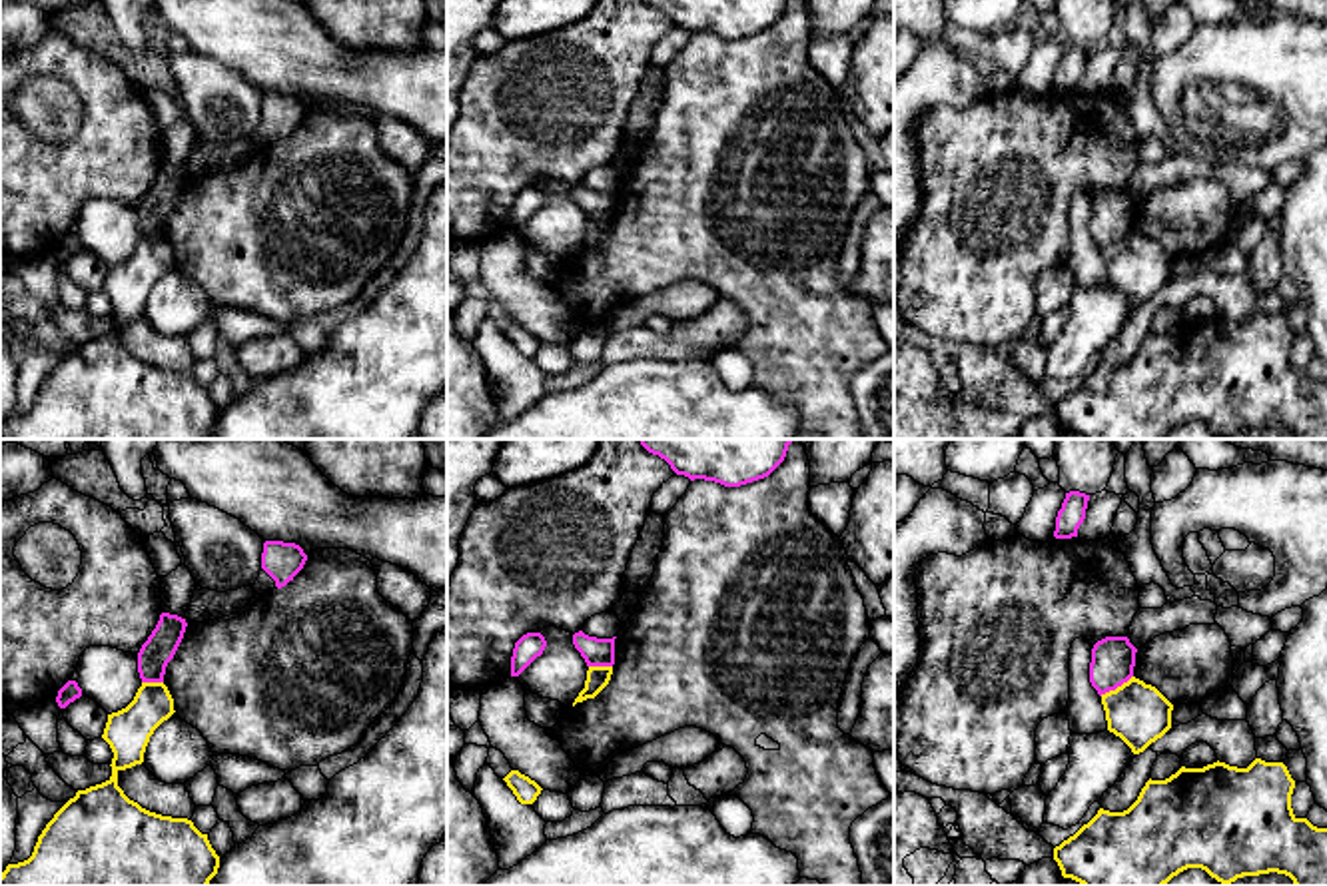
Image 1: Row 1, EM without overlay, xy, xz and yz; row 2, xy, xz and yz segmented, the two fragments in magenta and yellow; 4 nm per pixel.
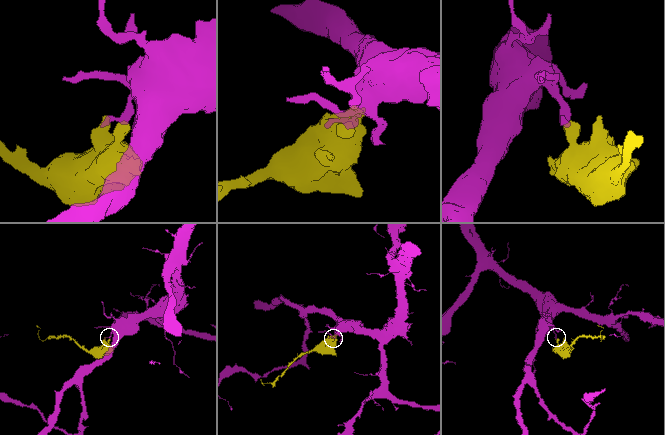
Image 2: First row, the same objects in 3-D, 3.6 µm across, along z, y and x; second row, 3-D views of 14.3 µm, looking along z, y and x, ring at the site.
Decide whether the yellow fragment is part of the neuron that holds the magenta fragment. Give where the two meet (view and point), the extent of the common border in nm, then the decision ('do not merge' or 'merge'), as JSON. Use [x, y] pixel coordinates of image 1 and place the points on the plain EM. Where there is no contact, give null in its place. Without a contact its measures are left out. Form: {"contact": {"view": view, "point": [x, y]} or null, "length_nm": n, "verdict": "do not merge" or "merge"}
{"contact": {"view": "yz", "point": [1116, 240]}, "length_nm": 160, "verdict": "do not merge"}

